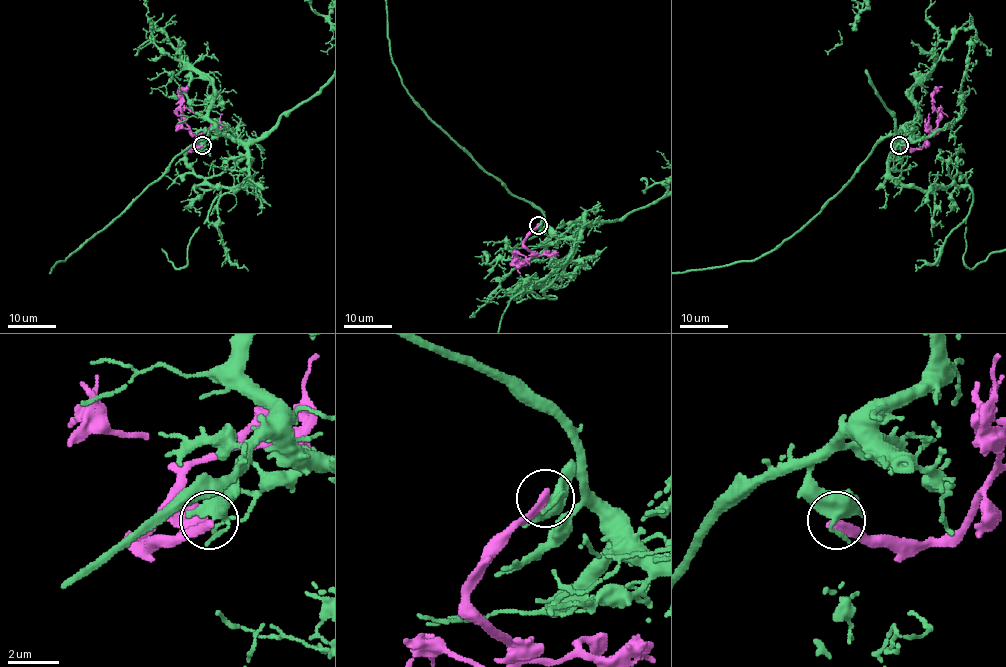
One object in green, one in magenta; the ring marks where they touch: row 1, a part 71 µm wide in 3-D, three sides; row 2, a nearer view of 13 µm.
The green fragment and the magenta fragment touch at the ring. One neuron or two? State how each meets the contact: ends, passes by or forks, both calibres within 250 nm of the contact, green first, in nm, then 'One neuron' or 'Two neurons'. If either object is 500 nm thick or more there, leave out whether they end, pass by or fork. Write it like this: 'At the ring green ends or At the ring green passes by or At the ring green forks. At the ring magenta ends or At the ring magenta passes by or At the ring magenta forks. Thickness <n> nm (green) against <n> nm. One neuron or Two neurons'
At the ring green forks. At the ring magenta ends. Thickness 340 nm (green) against 320 nm. Two neurons

